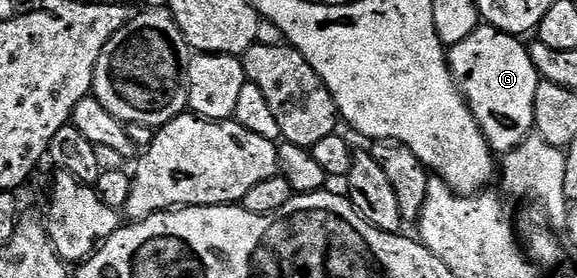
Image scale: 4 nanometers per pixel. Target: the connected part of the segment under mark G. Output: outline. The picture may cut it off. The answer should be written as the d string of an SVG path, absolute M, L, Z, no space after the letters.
M482 23L479 24L476 31L472 31L472 35L460 39L460 43L451 45L448 49L450 71L454 74L454 79L461 89L463 97L469 103L472 115L481 127L486 142L498 155L511 153L525 137L531 136L532 130L535 128L534 104L540 78L538 68L530 58L529 48L518 41L521 40L515 34L505 33L503 29L496 29L492 25Z

